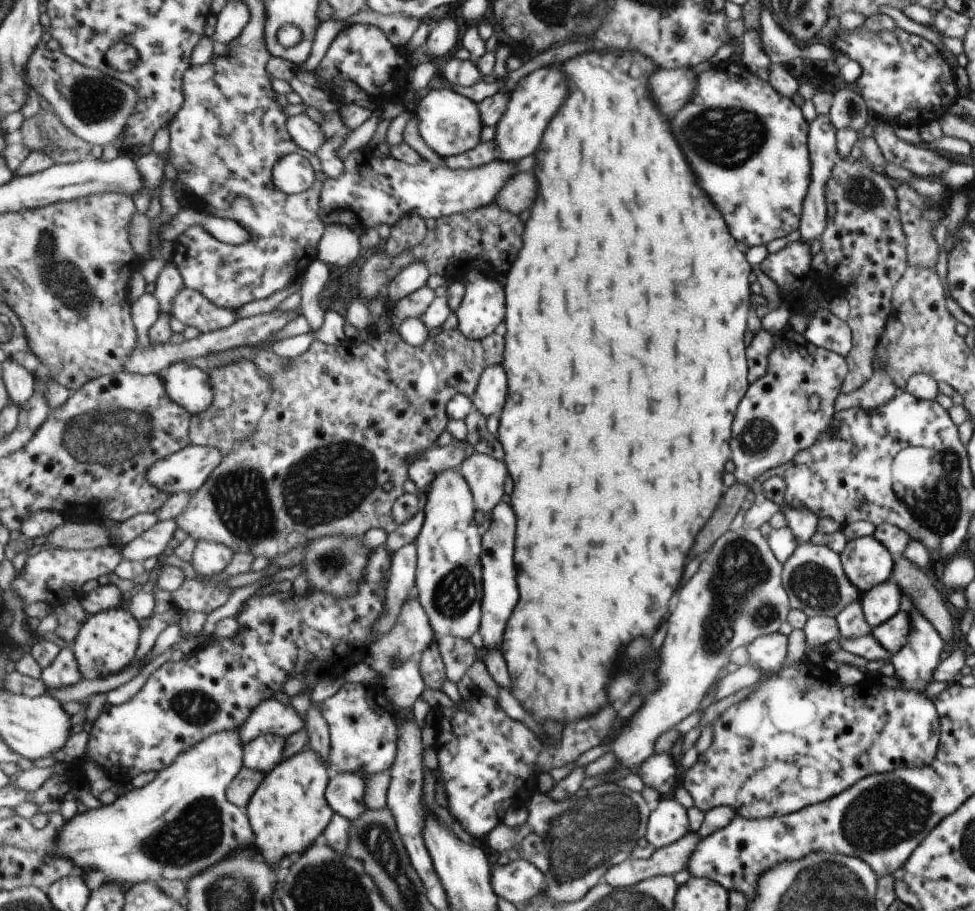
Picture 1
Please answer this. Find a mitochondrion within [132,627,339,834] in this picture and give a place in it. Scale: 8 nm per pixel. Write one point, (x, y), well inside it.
(194, 707)

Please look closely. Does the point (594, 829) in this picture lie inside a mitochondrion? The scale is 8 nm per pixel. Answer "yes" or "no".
yes

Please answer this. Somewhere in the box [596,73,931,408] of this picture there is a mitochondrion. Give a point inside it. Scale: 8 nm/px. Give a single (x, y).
(728, 138)

